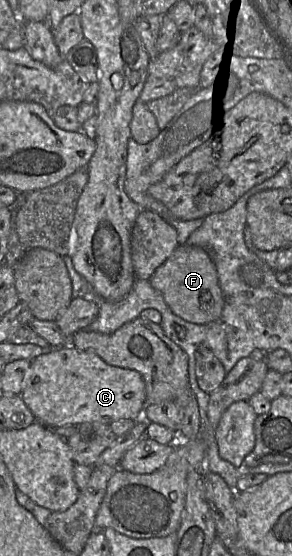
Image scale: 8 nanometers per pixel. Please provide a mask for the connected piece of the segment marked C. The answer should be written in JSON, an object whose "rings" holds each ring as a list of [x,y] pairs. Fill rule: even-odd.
{"rings":[[[66,345],[61,348],[55,348],[51,352],[39,355],[38,357],[36,357],[31,361],[30,367],[25,375],[24,387],[20,396],[24,401],[24,403],[26,404],[26,406],[30,409],[32,414],[35,416],[36,420],[51,429],[55,429],[63,426],[78,426],[83,423],[97,422],[97,423],[102,423],[110,426],[112,423],[119,420],[137,421],[143,416],[145,410],[145,402],[146,402],[145,383],[138,372],[110,366],[106,364],[95,353],[80,351],[70,345]]]}

